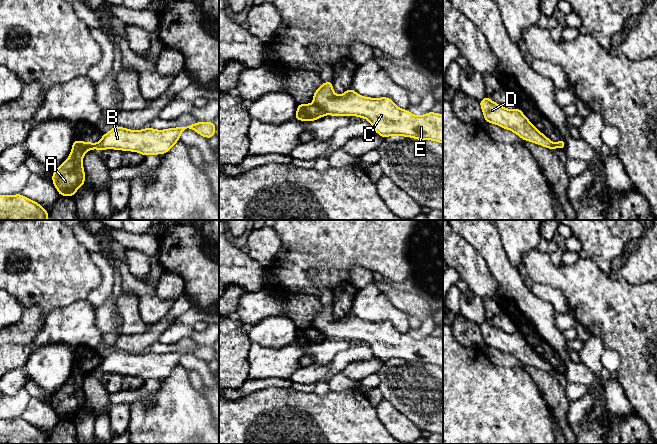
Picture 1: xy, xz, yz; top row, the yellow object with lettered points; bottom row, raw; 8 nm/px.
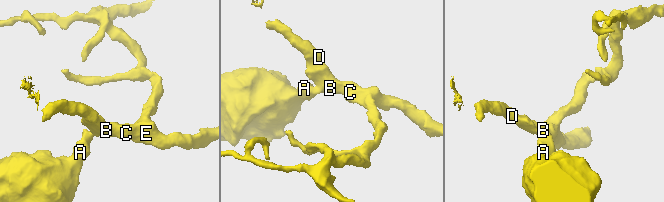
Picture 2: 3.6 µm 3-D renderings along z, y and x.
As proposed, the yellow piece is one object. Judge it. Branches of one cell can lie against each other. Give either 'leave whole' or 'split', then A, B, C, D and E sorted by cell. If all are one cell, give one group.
split; A / B C D E

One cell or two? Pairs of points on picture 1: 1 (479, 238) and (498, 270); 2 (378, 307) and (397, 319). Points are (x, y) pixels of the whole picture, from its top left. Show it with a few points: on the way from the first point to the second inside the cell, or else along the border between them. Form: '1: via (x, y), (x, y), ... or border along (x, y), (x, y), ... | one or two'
1: via (487, 246), (493, 252), (498, 262) | one
2: via (383, 310), (392, 314) | one

